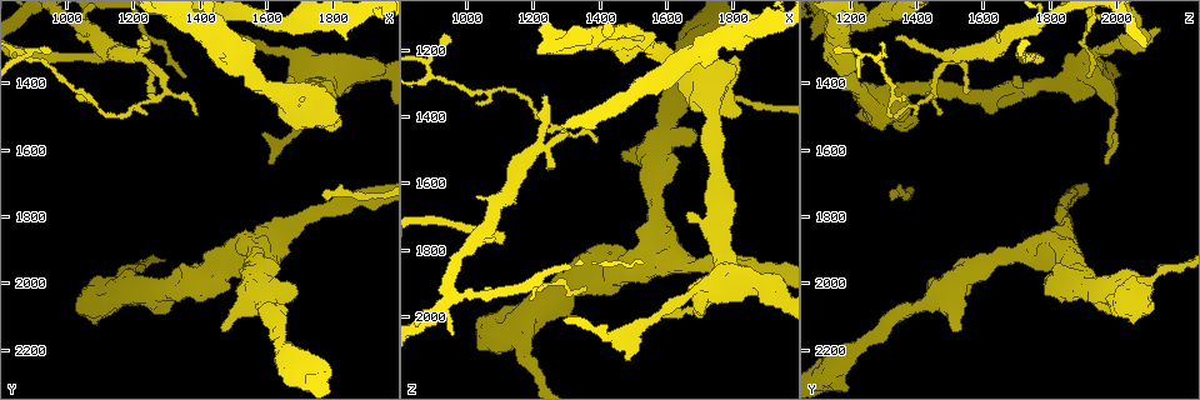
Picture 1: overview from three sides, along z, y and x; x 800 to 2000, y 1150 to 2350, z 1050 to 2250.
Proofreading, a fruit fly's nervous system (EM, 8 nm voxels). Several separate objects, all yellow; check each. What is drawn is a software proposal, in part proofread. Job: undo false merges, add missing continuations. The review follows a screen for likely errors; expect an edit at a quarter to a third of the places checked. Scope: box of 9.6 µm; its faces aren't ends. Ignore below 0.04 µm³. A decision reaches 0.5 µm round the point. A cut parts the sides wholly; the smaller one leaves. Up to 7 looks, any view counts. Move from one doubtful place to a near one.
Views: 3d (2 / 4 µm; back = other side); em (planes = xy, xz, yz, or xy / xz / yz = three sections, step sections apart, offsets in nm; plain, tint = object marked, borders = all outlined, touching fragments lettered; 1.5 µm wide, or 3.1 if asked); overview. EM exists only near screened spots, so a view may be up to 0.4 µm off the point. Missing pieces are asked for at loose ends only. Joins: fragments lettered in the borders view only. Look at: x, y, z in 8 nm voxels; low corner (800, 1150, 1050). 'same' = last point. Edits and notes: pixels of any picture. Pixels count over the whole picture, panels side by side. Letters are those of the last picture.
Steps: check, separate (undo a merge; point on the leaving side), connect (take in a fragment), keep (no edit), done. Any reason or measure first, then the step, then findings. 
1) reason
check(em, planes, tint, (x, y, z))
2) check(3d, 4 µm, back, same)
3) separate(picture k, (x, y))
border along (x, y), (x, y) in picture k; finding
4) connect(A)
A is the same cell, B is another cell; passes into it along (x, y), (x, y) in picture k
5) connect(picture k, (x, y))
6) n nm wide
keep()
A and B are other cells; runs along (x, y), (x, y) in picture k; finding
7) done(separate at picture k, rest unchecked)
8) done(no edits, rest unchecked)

branch stops here
check(3d, 2 µm, (1670, 1380, 1690))

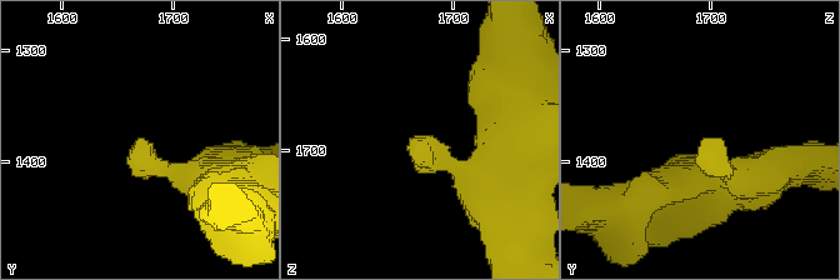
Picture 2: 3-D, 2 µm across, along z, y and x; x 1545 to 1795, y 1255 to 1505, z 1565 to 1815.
need the tissue
check(em, planes, tint, (1666, 1384, 1694))

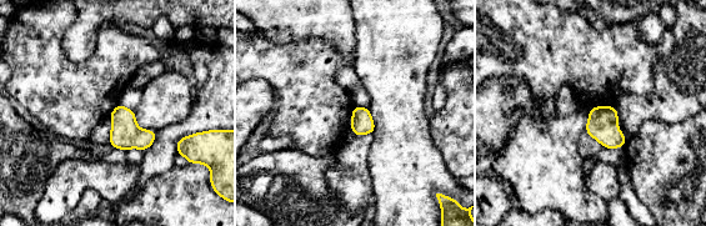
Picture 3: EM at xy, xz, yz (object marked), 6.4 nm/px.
check(em, planes, borders, same)

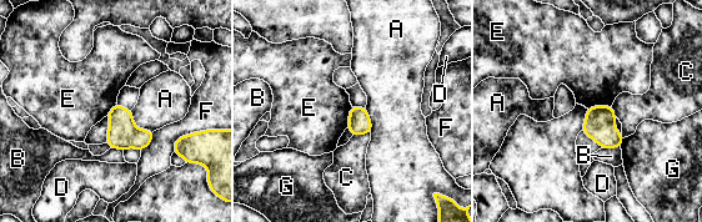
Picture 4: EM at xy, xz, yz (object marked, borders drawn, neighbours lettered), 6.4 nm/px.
keep()
A, B, C, D, E, F and G are other cells; border along (611, 105), (593, 105), (587, 109) in picture 4; no lettered fragment goes on from it

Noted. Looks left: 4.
branch stops here
check(em, planes, borders, (1560, 1280, 1170))

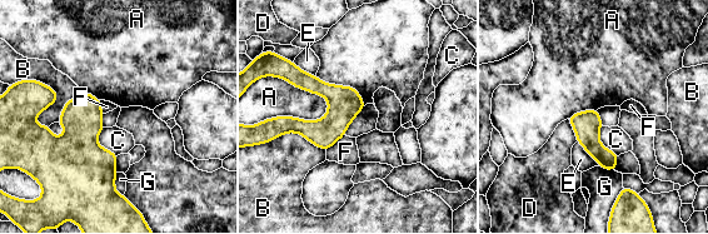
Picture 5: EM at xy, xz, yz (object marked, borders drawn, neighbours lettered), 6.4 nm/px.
keep()
A, B, C, D, E, F and G are other cells; border along (279, 76), (322, 95), (325, 115) in picture 5; no lettered fragment goes on from it

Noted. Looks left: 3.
an open end
check(em, planes, borders, (1230, 1270, 1340))

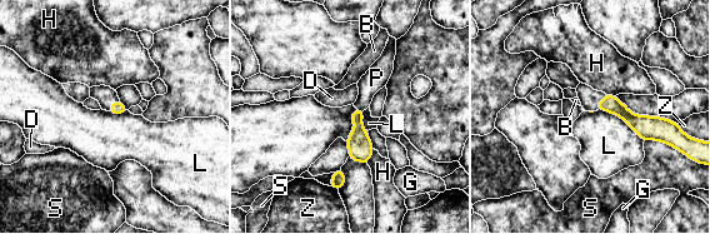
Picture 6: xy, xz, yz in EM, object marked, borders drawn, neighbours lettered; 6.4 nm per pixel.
connect(P)
P is the same cell, B, D, G, H, L, S and Z are other cells; the neuron continues

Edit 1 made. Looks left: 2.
done(connect at picture 6, rest unchecked)

